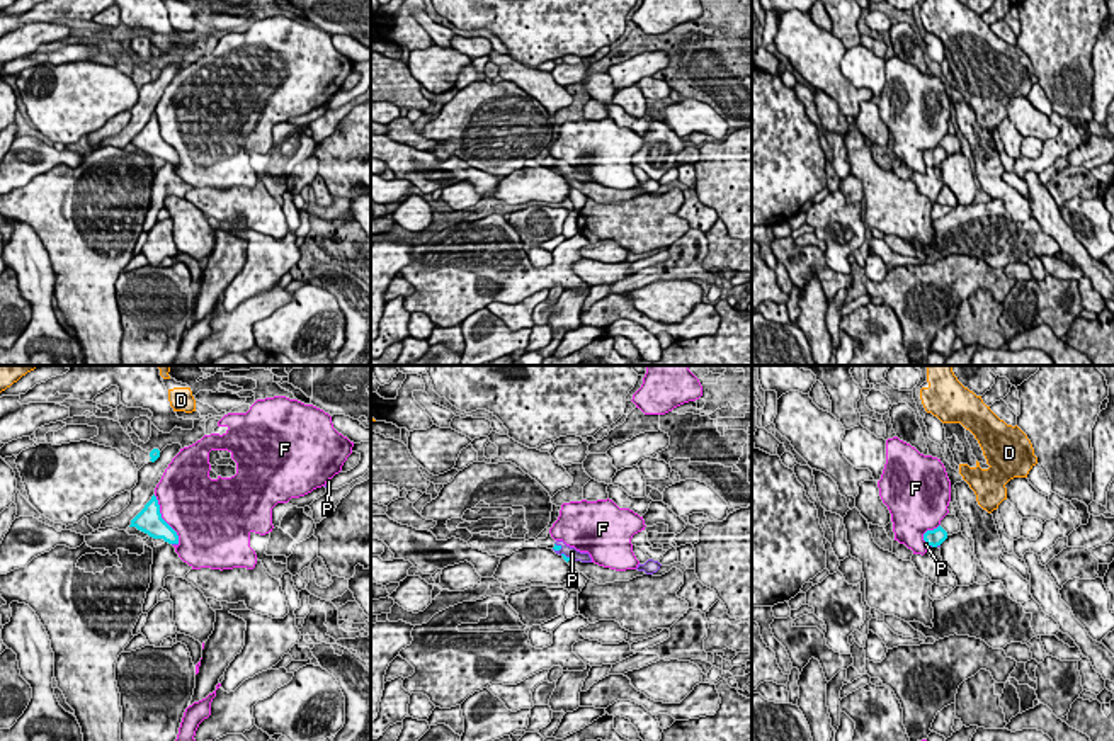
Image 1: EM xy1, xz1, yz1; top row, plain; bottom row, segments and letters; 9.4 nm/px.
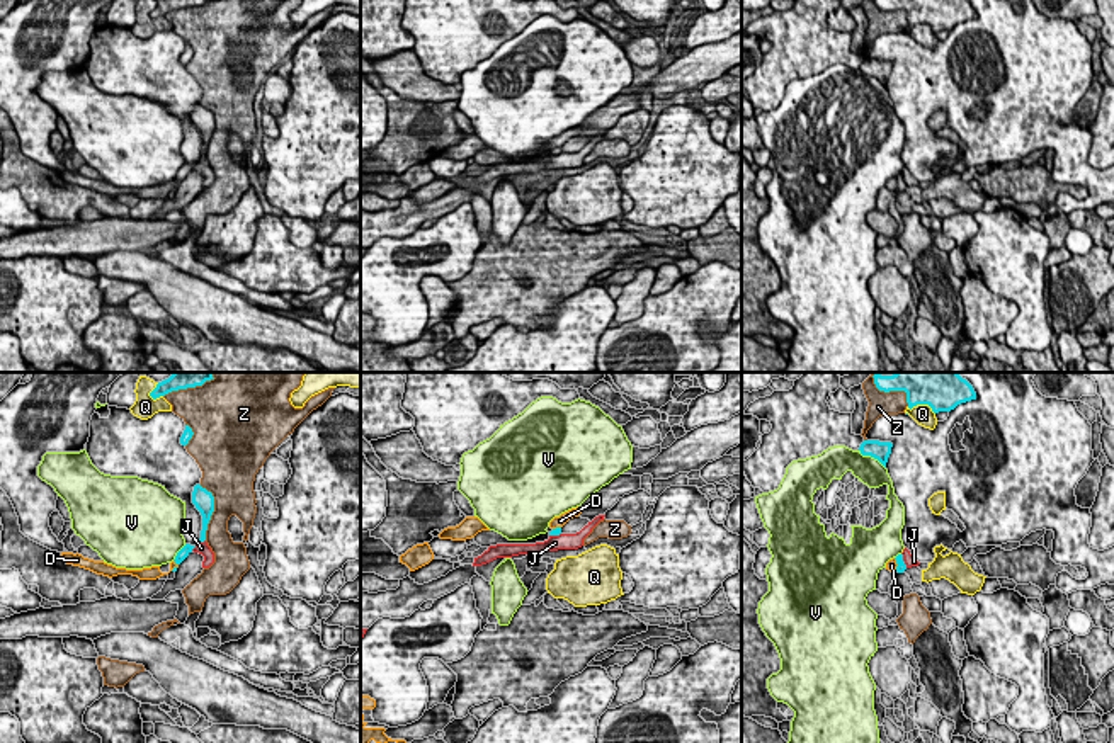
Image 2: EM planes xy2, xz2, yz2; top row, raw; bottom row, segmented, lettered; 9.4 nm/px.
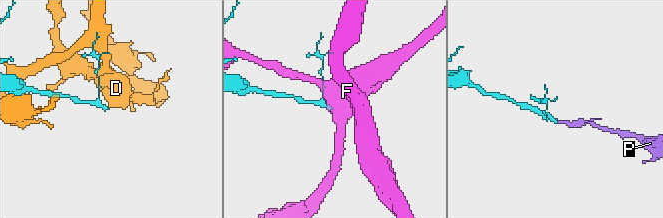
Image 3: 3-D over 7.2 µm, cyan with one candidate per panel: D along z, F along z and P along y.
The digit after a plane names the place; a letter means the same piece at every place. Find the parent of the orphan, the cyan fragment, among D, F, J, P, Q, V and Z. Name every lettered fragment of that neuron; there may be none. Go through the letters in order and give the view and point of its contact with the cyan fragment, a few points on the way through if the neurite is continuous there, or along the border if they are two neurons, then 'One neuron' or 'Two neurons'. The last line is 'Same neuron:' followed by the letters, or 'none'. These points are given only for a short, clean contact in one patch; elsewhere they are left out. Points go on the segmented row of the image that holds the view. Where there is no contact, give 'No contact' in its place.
D: Touches cyan at xy2 (176, 563). Boundary: xy2 (174, 560), (176, 565), (170, 570). Two neurons
F: Touches cyan at xy1 (162, 519). Two neurons
J: Touches cyan at xy2 (198, 543). Boundary: xy2 (204, 539), (191, 550). Two neurons
P: Touches cyan at xz1 (560, 548). Path across: xz1 (556, 548), (560, 548), (572, 553). One neuron
Q: Touches cyan at yz2 (922, 403). Two neurons
V: Touches cyan at yz2 (871, 456). Two neurons
Z: Touches cyan at xy2 (213, 510). Two neurons
Same neuron: P

